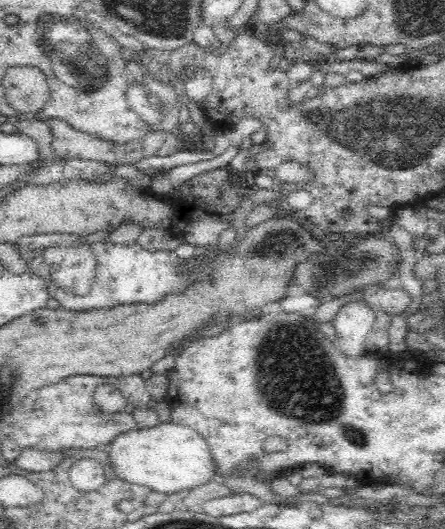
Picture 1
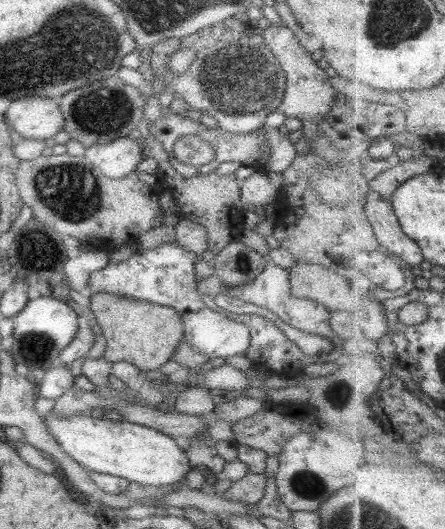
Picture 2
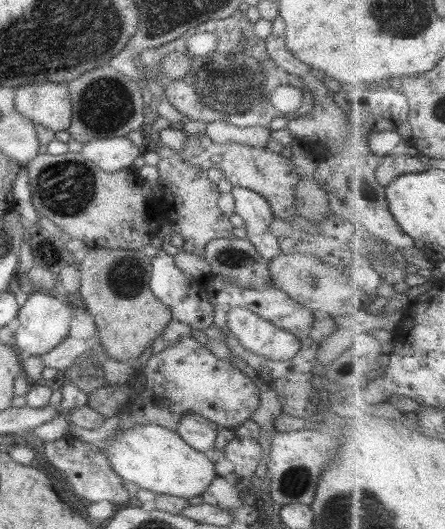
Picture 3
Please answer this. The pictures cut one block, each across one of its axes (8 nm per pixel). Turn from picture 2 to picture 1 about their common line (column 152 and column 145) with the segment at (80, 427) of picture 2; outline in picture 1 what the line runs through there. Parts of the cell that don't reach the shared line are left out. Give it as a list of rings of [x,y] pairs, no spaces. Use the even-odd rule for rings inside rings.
[[[172,421],[159,422],[152,428],[134,428],[118,434],[106,448],[109,461],[118,478],[166,493],[186,492],[198,485],[218,480],[216,463],[204,438],[193,428]]]

